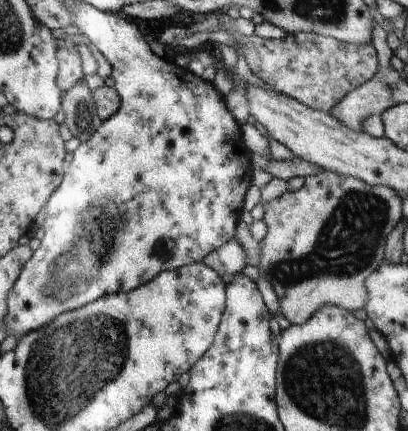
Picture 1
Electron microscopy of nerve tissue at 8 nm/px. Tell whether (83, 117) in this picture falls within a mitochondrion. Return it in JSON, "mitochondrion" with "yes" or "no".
{"mitochondrion":"yes"}

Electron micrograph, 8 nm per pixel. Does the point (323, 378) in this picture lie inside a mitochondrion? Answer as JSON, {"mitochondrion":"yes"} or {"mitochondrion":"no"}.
{"mitochondrion":"yes"}

